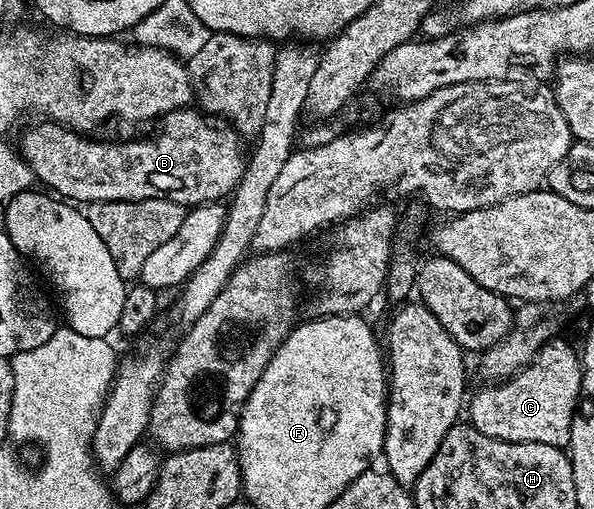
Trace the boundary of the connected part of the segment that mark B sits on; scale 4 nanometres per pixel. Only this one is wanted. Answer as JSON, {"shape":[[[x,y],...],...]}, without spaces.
{"shape":[[[196,108],[175,110],[159,119],[156,131],[137,142],[95,142],[87,133],[70,130],[59,122],[40,120],[20,138],[19,153],[37,179],[45,182],[49,191],[76,204],[90,202],[137,202],[151,198],[168,198],[186,208],[202,206],[205,202],[227,199],[244,175],[245,143],[242,135],[225,118],[209,116]]]}

